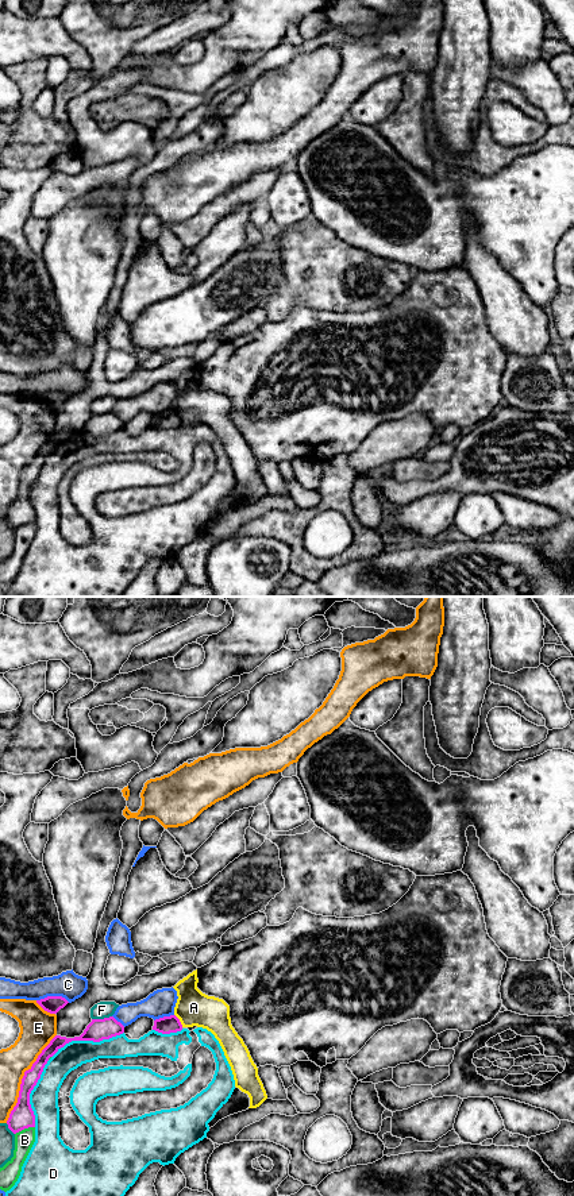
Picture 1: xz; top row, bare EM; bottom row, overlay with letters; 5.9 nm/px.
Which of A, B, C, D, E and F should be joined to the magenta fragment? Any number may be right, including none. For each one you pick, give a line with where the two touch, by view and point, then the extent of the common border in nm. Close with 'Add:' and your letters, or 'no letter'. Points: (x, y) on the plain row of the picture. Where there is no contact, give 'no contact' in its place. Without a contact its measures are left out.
Add: no letter

